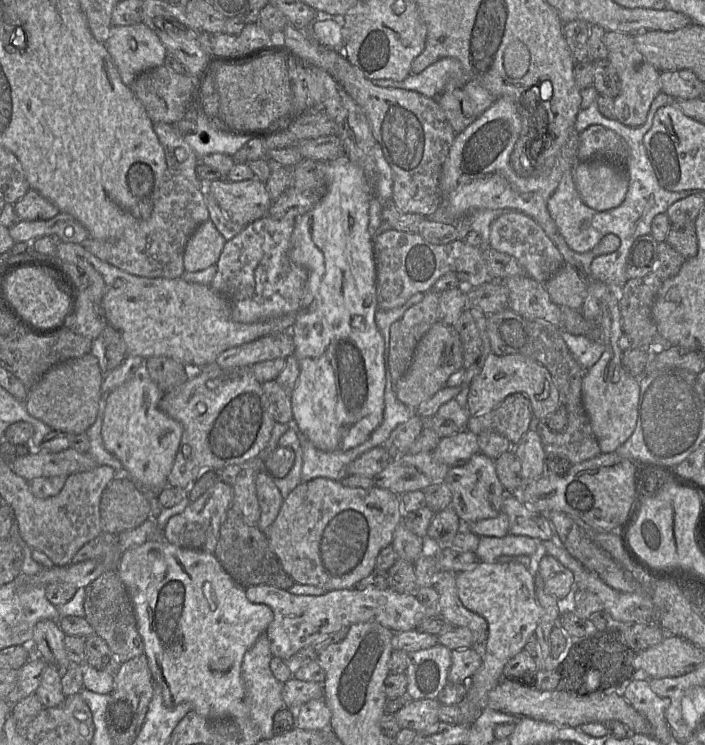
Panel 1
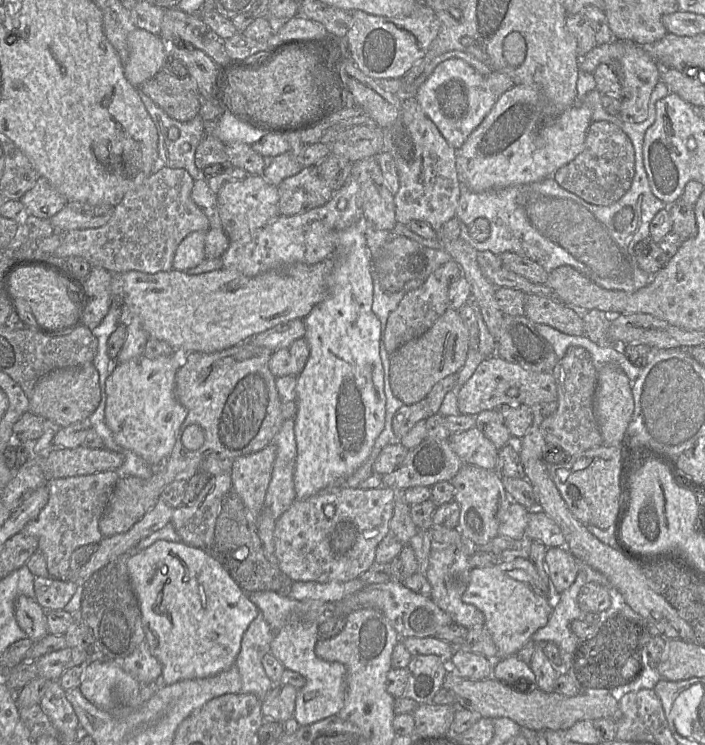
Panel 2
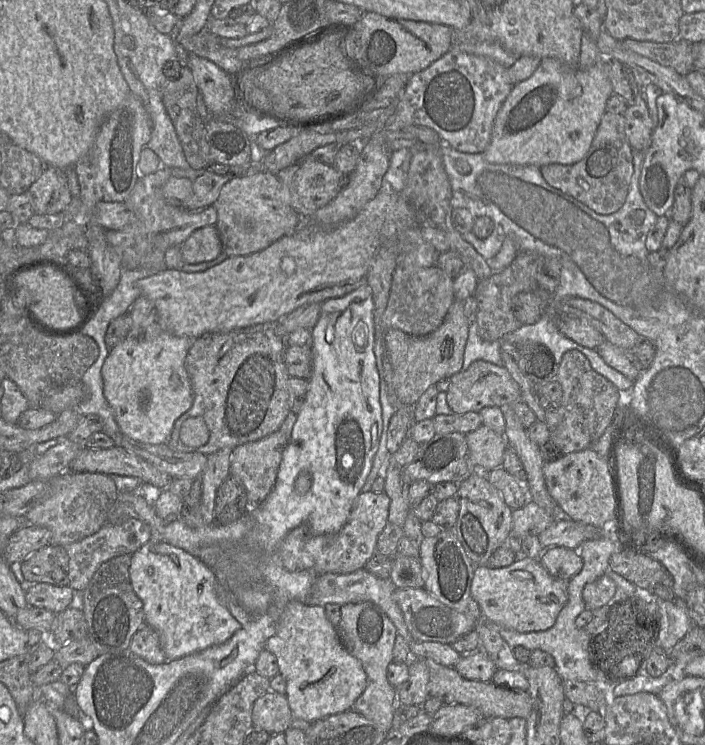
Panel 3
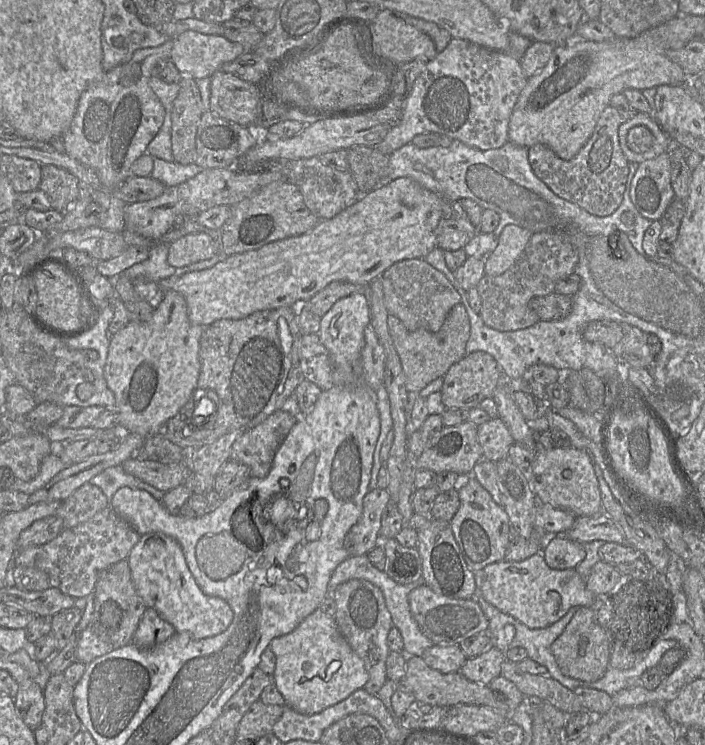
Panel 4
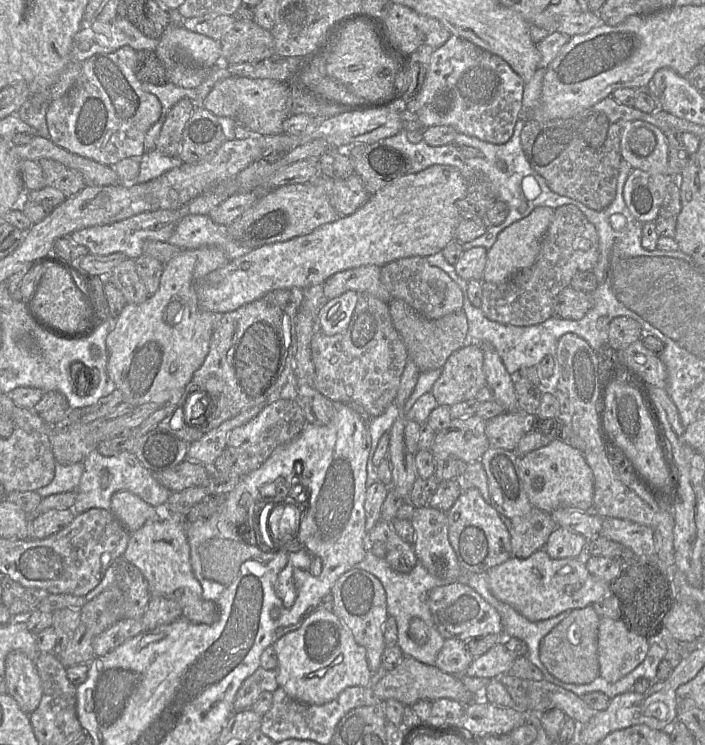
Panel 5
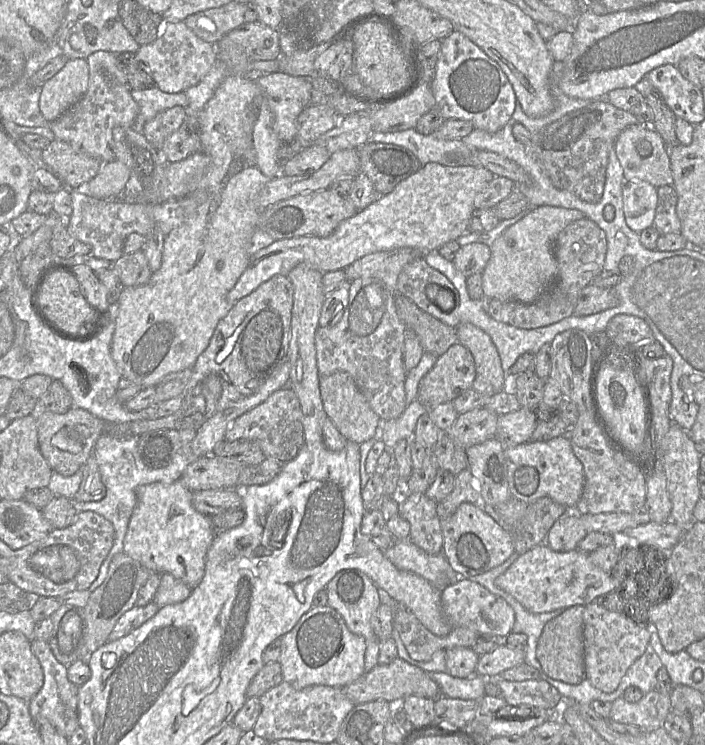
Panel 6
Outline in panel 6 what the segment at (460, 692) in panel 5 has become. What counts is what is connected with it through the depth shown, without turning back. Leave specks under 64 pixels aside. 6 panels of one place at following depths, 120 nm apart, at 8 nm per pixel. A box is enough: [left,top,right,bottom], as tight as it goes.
[342,657,441,705]

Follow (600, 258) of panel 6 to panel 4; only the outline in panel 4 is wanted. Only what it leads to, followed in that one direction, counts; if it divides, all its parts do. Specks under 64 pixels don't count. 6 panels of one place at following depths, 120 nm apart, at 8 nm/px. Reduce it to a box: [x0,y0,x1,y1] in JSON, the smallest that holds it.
[476,231,578,331]

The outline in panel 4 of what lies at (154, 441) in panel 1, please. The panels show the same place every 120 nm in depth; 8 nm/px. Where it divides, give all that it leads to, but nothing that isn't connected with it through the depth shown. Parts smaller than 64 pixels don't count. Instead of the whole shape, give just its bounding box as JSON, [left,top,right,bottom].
[104,290,204,438]

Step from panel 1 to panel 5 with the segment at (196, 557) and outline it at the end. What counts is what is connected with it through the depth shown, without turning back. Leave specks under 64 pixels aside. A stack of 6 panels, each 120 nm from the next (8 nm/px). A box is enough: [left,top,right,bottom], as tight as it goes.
[123,505,220,622]

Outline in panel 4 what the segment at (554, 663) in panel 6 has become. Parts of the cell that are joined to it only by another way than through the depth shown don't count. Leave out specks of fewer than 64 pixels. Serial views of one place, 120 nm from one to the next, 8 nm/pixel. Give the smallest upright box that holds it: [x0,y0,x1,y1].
[551,607,612,682]

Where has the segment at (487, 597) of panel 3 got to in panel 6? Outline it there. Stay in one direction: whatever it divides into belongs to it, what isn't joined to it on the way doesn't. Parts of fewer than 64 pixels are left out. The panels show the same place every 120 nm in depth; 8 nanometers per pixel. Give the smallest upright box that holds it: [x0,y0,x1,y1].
[495,543,618,613]

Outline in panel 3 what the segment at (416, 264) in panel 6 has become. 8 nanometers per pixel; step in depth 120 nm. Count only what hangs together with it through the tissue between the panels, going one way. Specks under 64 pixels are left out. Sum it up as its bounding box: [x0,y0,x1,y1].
[381,262,455,337]

